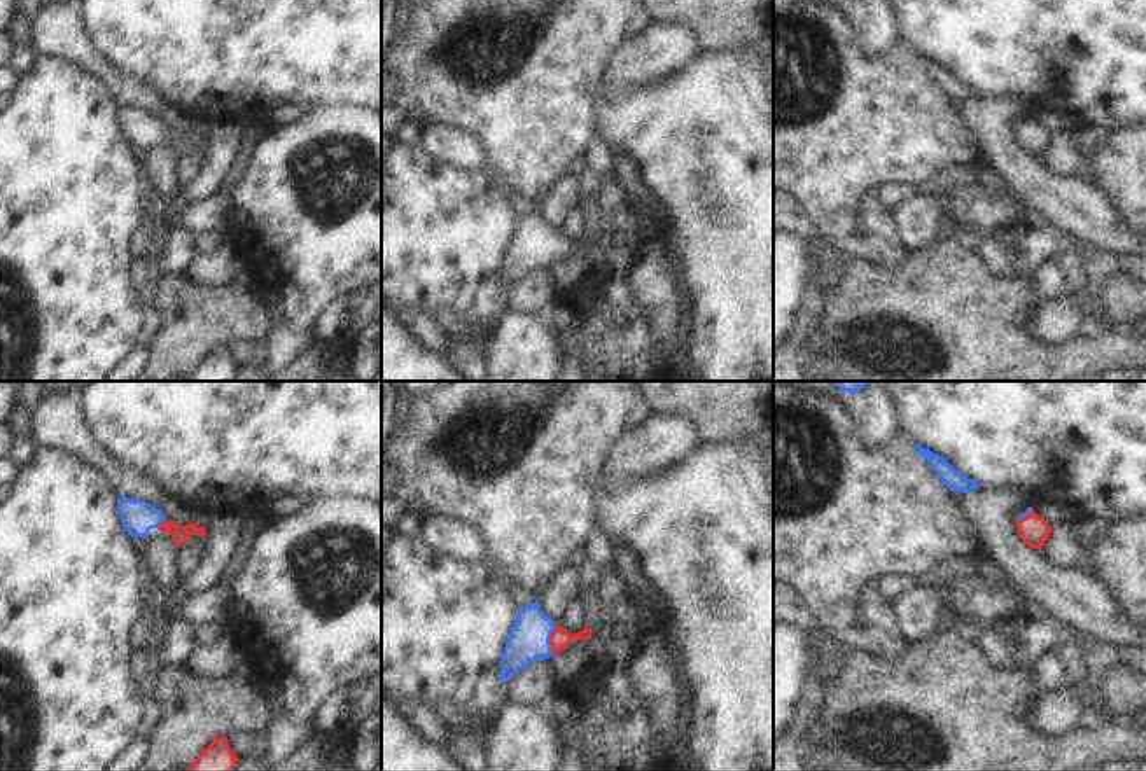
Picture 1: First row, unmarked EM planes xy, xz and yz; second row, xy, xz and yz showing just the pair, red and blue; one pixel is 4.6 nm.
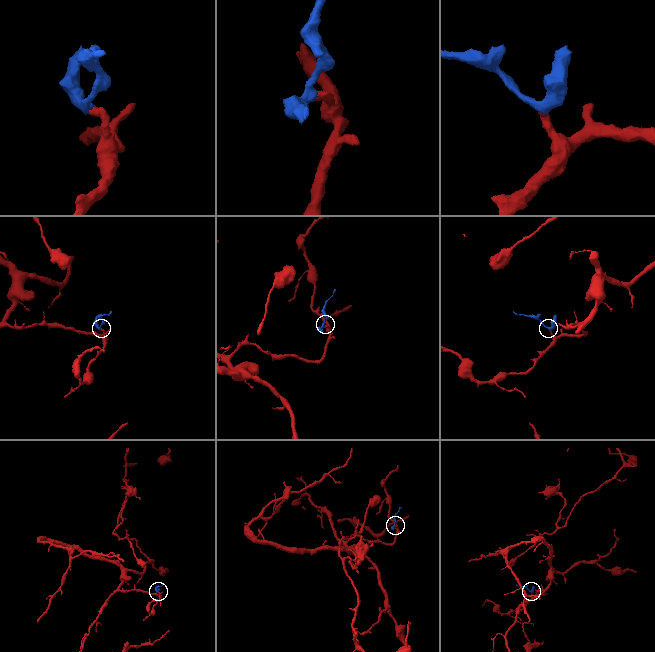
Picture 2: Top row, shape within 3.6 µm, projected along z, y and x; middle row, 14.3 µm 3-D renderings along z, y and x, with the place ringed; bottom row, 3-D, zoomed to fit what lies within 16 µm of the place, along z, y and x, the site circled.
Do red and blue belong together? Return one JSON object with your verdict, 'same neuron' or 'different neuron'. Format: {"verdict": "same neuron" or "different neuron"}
{"verdict": "same neuron"}

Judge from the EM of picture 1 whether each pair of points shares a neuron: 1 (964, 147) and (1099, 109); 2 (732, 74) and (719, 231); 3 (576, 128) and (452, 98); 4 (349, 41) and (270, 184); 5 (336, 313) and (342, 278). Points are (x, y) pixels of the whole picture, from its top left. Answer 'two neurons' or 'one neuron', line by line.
1: two neurons
2: one neuron
3: one neuron
4: two neurons
5: two neurons

